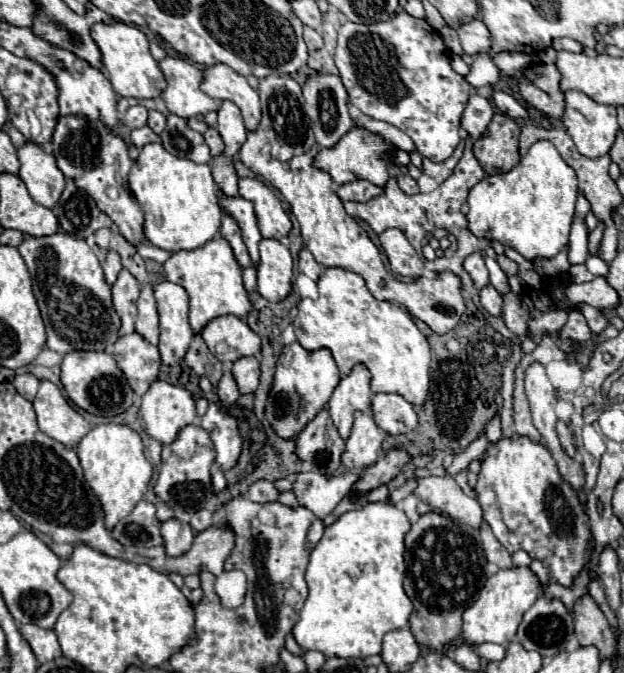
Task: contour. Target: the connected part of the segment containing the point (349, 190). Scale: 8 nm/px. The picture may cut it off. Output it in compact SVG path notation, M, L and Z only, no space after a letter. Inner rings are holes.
M357 179L357 181L335 187L335 193L339 195L341 201L369 201L369 199L381 195L383 187L377 187L377 185L369 183L369 181Z

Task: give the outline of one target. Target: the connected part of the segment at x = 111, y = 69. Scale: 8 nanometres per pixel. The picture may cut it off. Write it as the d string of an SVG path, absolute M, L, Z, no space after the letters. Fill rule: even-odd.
M115 21L111 25L97 23L93 27L91 35L103 53L103 65L105 65L105 71L109 75L109 81L113 83L113 89L121 97L155 99L165 91L167 83L163 77L163 71L159 69L159 63L151 57L149 41L147 41L143 31L139 31L133 25L125 25L125 23Z

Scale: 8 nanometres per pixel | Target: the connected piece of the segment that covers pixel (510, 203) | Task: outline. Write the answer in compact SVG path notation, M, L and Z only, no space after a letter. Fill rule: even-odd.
M537 141L535 145L531 145L527 155L521 157L517 167L513 167L511 171L501 173L501 175L485 177L469 191L467 227L475 237L483 237L487 241L497 241L503 247L511 247L529 261L551 259L569 241L569 229L571 229L571 221L573 221L573 213L575 213L577 195L579 195L579 189L577 189L575 171L563 161L563 157L553 147L553 143Z

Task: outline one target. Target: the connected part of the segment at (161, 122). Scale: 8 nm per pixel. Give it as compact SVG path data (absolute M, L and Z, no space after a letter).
M149 111L149 121L147 125L159 135L163 129L165 129L165 115L159 113L159 111Z

